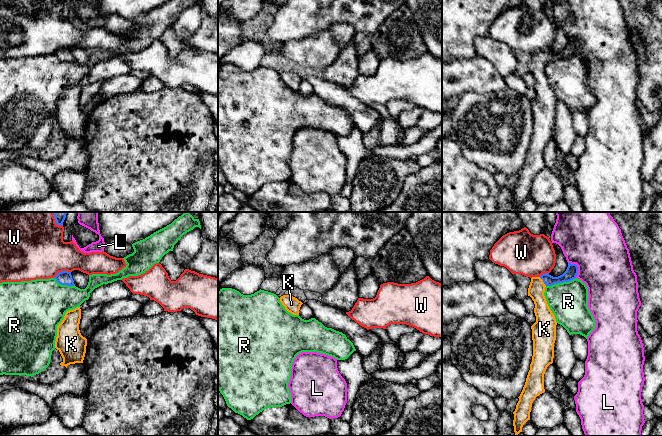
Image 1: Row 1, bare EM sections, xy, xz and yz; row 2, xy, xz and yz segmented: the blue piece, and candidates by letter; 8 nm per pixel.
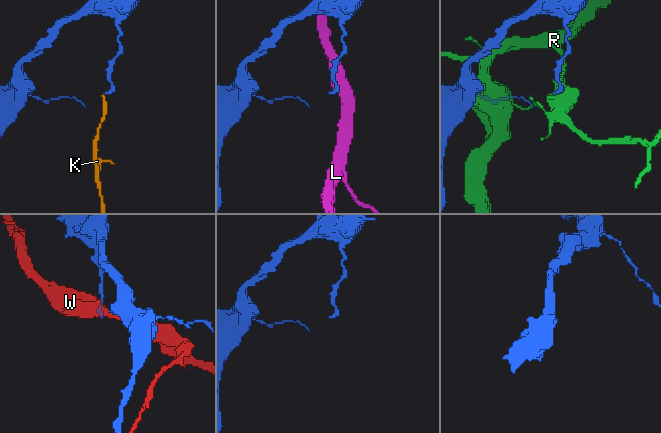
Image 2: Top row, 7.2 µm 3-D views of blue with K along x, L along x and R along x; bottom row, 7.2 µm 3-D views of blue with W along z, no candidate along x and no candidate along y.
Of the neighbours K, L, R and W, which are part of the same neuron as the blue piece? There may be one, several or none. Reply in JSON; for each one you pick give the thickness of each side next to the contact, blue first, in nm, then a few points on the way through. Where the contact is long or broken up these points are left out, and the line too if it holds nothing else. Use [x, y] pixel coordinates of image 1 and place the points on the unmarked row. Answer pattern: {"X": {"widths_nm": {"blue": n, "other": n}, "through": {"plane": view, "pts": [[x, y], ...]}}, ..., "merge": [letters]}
{"K": {"widths_nm": {"blue": 100, "other": 130}, "through": {"plane": "yz", "pts": [[571, 48], [557, 56], [543, 57], [536, 65]]}}, "merge": ["K"]}

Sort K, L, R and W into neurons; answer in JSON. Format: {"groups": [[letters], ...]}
{"groups": [["K"], ["L"], ["R"], ["W"]]}

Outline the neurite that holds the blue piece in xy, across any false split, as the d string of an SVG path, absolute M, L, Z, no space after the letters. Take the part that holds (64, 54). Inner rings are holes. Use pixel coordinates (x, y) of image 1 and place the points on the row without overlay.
M68 47L59 48L54 54L61 61L68 61L68 62L75 61L71 48L68 48Z

